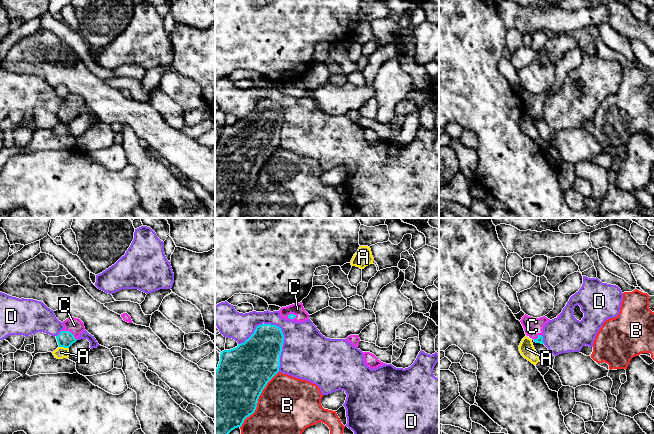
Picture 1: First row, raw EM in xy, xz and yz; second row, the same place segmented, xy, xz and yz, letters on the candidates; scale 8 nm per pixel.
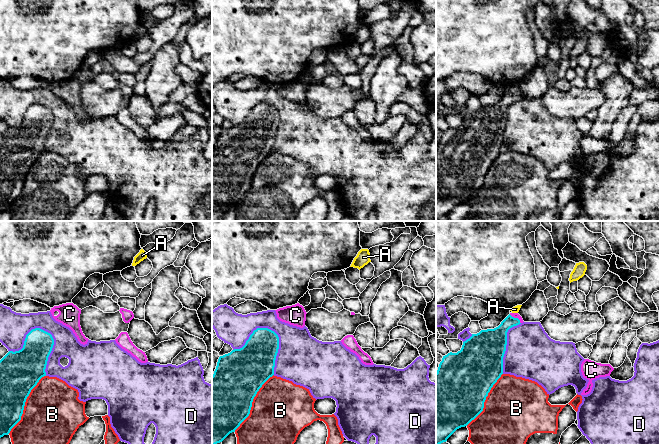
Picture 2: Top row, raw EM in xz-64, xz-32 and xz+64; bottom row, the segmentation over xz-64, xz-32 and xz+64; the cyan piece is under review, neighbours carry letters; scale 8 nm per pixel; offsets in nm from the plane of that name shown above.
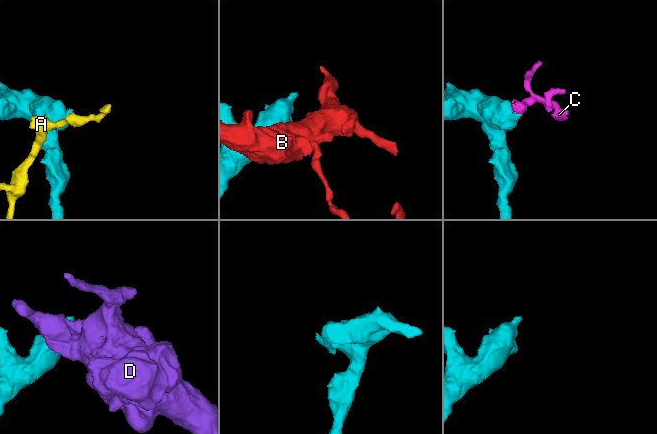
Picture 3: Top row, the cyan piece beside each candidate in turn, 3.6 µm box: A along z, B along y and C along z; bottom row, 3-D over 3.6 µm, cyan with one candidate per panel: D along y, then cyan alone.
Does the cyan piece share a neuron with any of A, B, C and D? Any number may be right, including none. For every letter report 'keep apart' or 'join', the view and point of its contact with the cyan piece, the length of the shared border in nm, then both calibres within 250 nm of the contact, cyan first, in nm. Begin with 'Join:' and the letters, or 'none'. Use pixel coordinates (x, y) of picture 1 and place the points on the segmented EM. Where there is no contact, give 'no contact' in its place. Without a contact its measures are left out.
Join: C
A: keep apart; contact xy (63, 346); length 70 nm; calibres 130 and 90 nm
B: keep apart; contact xz (257, 400); length 550 nm; calibres 460 and 460 nm
C: join; contact xy (70, 332); length 140 nm; calibres 130 and 120 nm
D: keep apart; contact xz (283, 342); length 420 nm; calibres 360 and 400 nm

